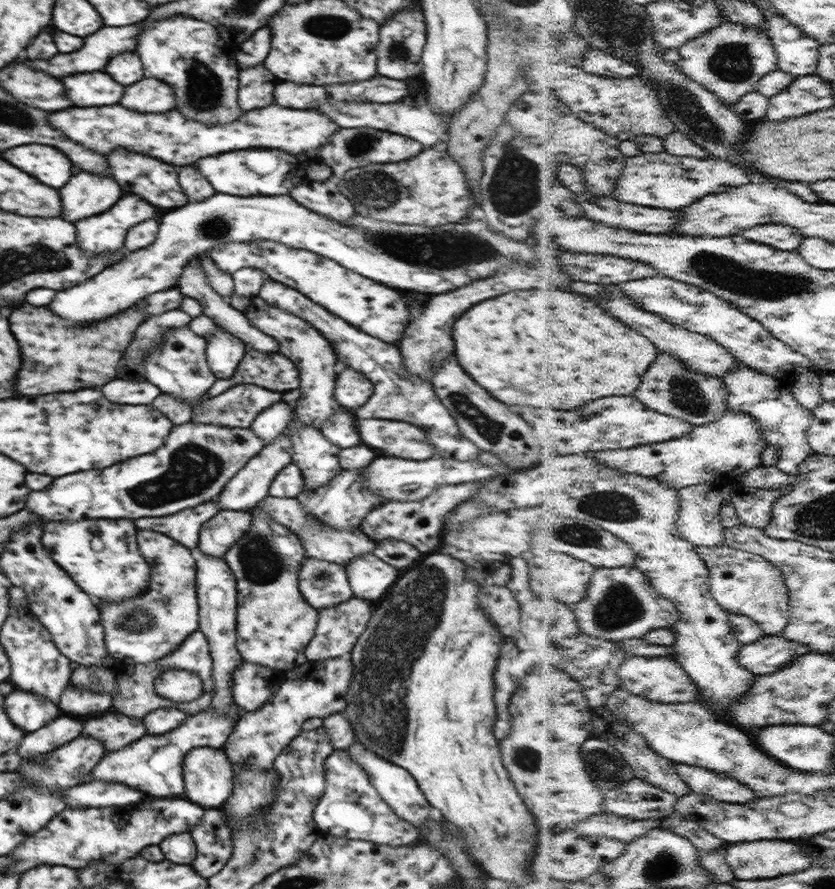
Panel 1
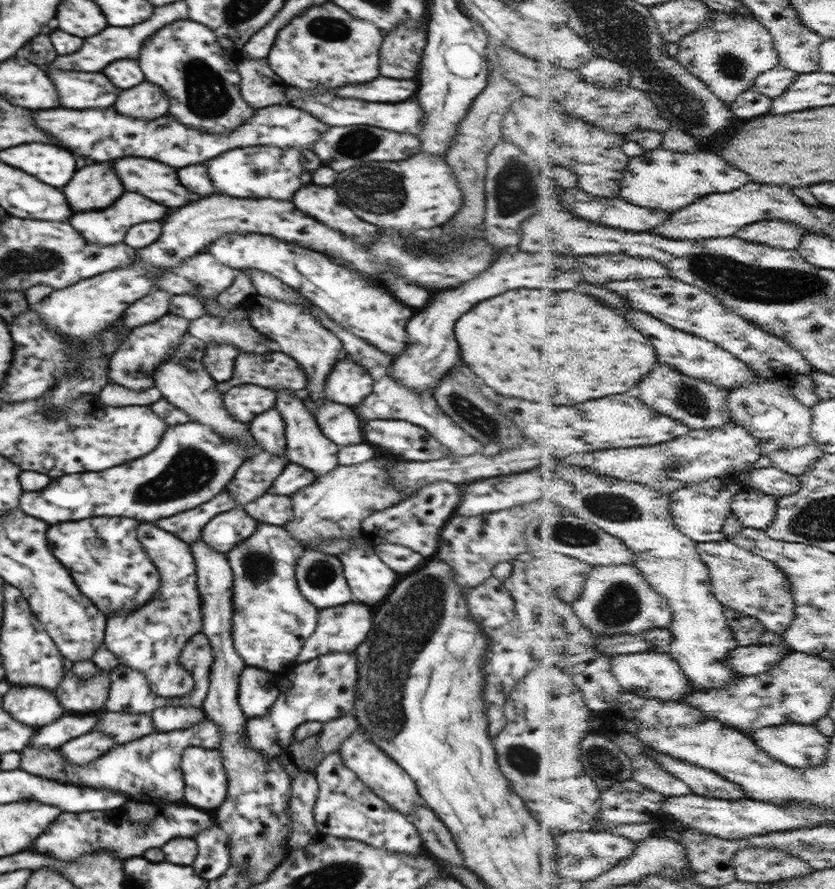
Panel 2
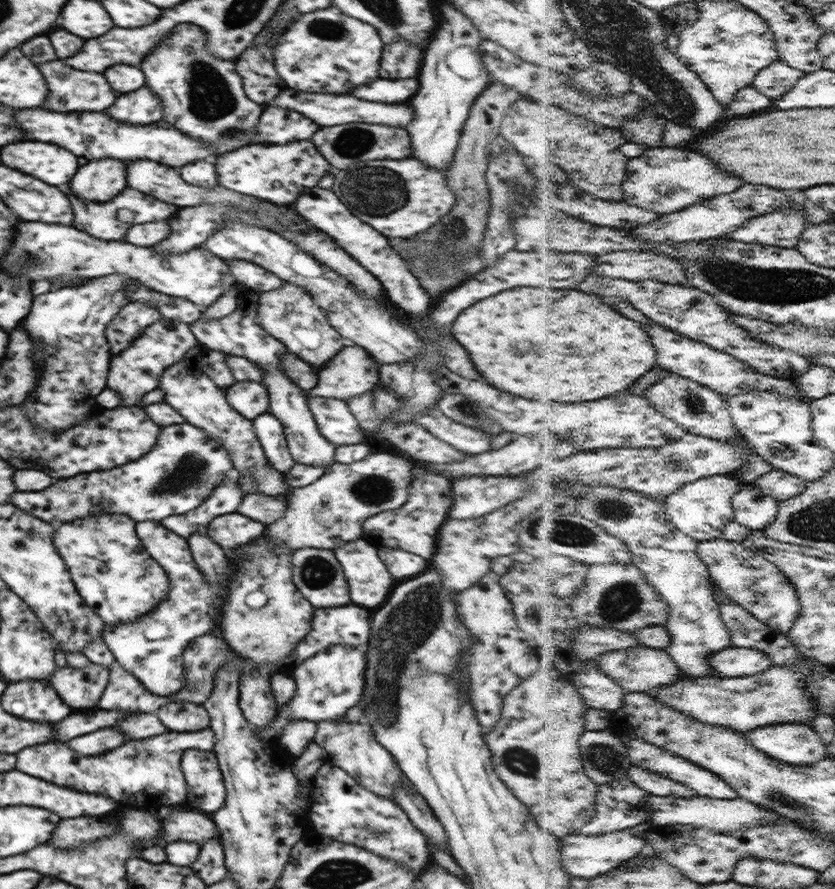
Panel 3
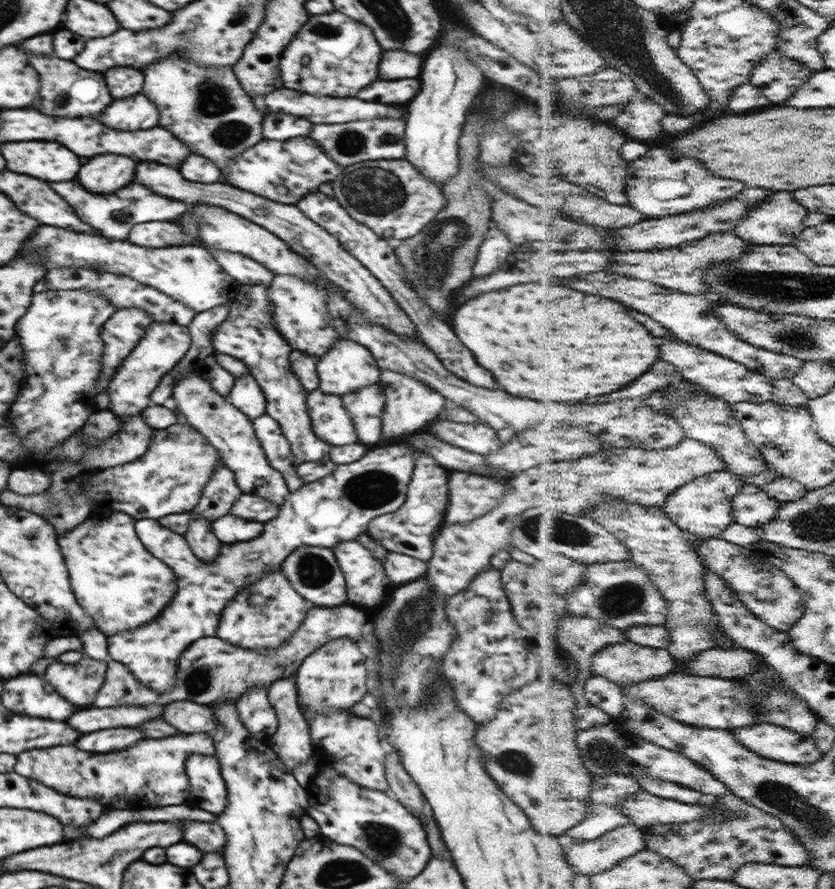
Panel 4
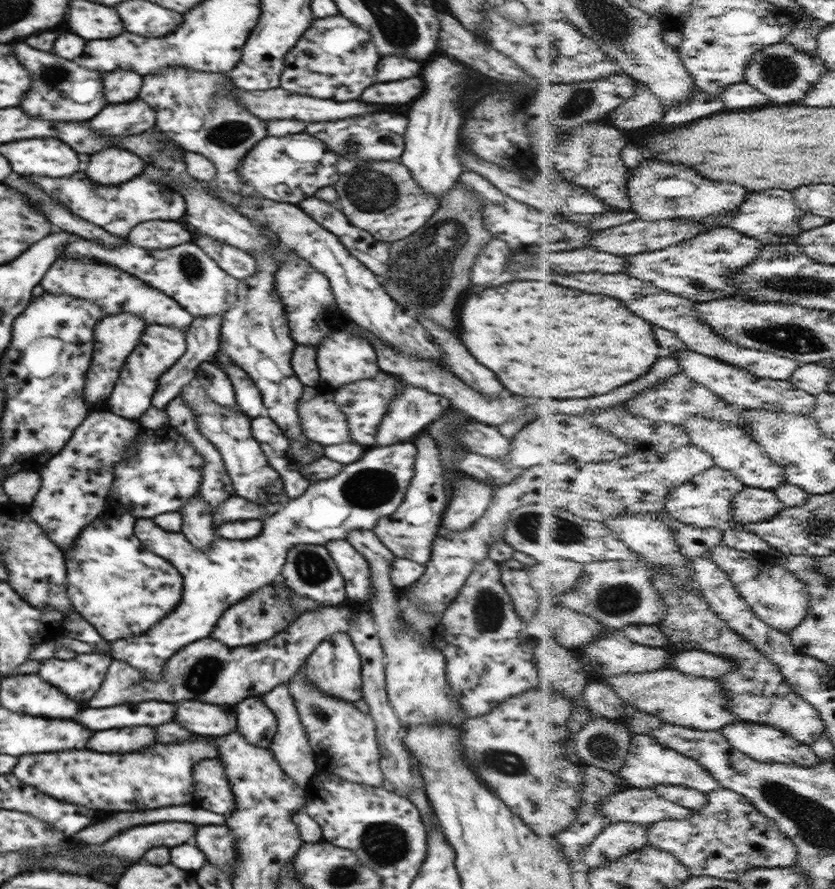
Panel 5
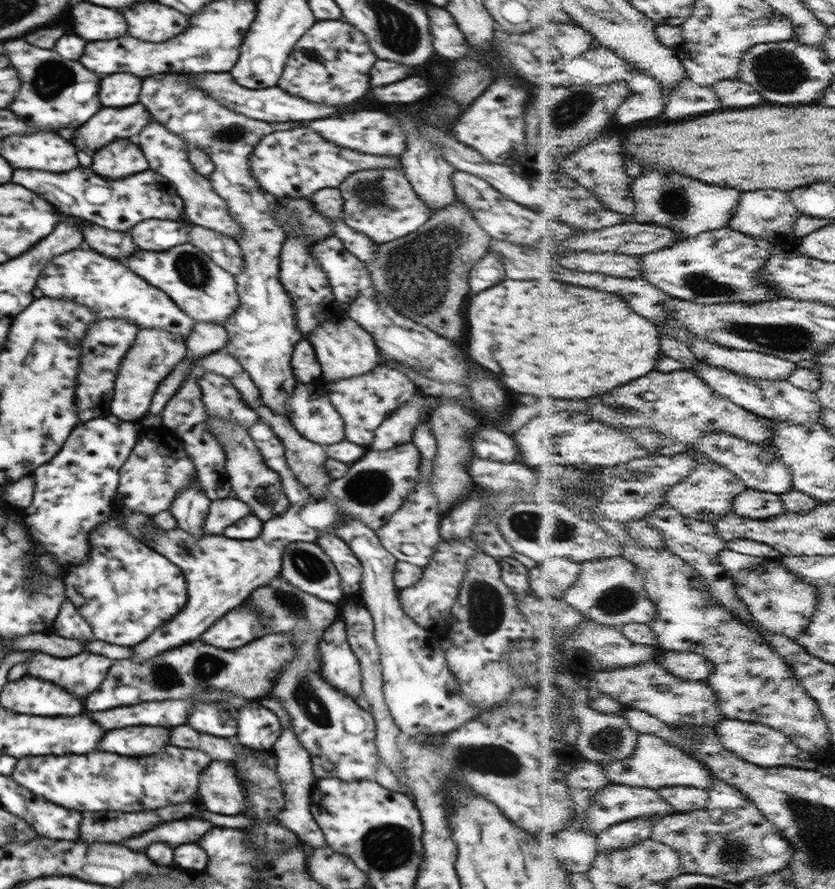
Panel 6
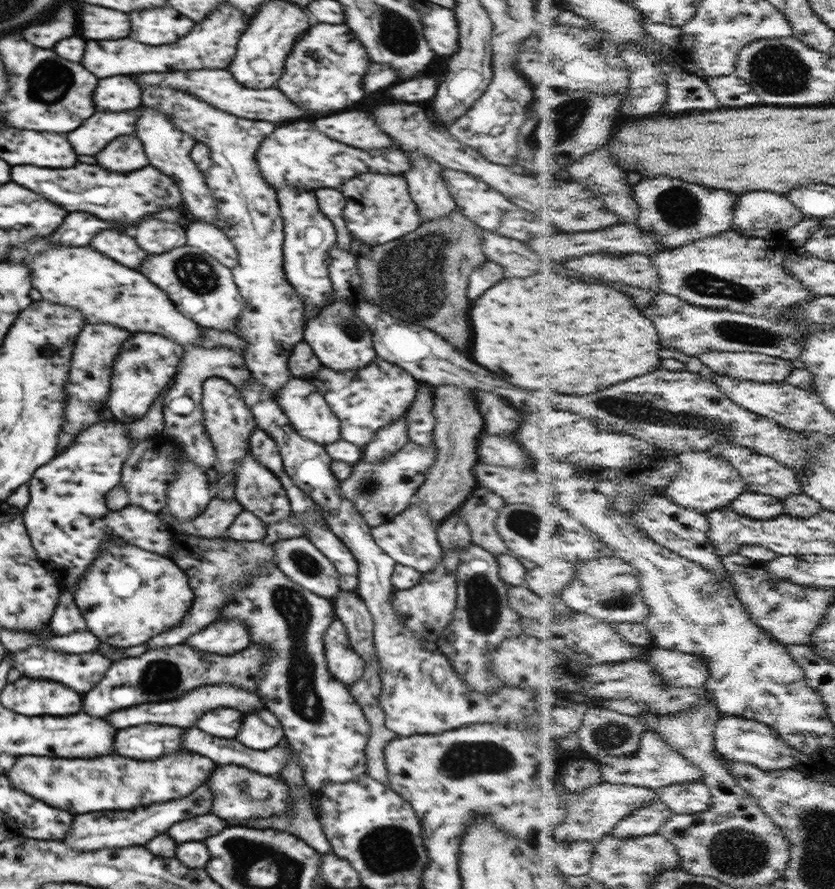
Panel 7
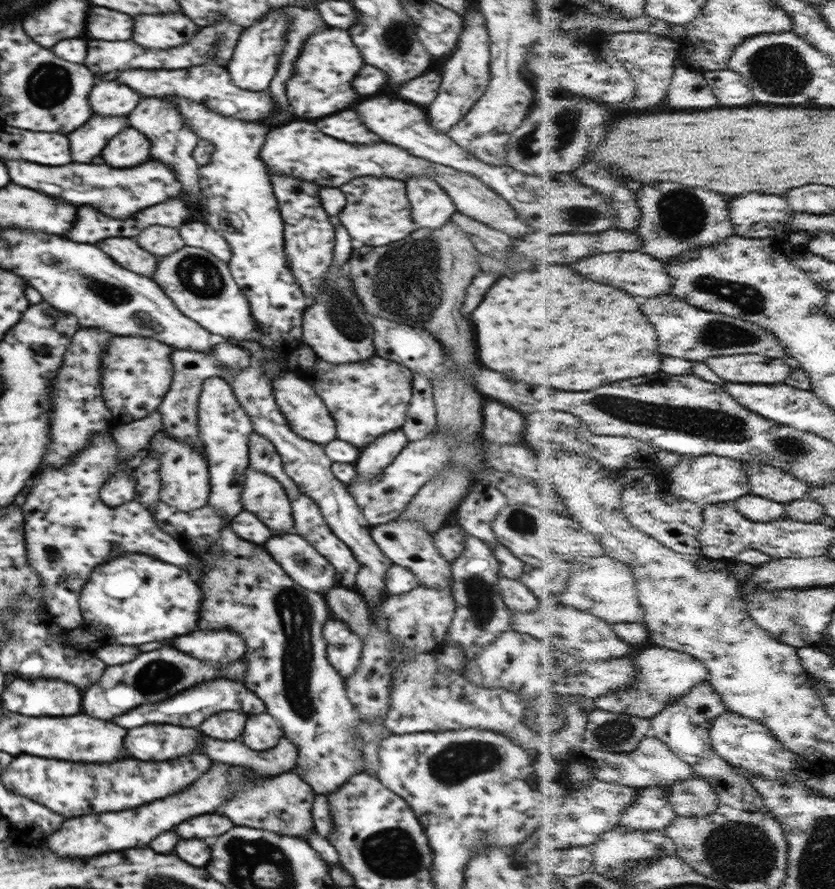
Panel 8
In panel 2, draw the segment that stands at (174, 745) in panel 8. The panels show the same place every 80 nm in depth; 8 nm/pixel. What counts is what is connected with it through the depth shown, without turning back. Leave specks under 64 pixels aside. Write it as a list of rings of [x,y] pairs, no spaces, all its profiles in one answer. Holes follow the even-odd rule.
[[[90,732],[86,736],[74,738],[62,746],[62,754],[72,764],[88,764],[108,752],[116,742],[102,732]]]

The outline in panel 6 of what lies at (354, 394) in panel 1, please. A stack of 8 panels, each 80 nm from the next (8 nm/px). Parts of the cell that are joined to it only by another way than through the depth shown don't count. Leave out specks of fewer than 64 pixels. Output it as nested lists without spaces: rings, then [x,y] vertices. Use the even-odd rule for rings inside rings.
[[[339,309],[334,311],[330,320],[316,326],[307,340],[313,346],[321,366],[321,380],[335,381],[365,375],[380,364],[380,353],[373,336]]]

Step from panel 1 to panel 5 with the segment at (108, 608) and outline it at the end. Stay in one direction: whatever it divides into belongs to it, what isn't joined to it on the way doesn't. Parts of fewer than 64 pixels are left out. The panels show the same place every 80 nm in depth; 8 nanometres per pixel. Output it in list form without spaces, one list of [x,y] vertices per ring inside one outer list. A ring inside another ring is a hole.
[[[413,441],[382,447],[376,446],[376,448],[371,446],[364,451],[360,460],[343,465],[343,470],[332,478],[314,481],[302,496],[290,498],[276,514],[264,518],[262,520],[263,527],[258,536],[249,540],[228,540],[217,536],[210,543],[206,552],[196,548],[182,531],[168,532],[160,528],[153,519],[138,520],[135,523],[135,535],[140,539],[140,542],[150,552],[155,552],[158,556],[168,560],[170,565],[174,566],[182,575],[183,598],[181,598],[180,604],[176,605],[176,610],[160,620],[156,626],[148,631],[148,634],[134,638],[121,638],[110,642],[112,658],[126,661],[140,672],[144,672],[143,675],[148,678],[159,679],[167,658],[171,658],[172,655],[176,654],[176,651],[180,651],[187,644],[208,638],[224,611],[252,594],[255,590],[259,590],[259,588],[267,586],[267,584],[271,584],[280,578],[281,569],[289,548],[296,546],[296,544],[325,546],[331,540],[345,539],[348,531],[356,529],[373,530],[378,520],[396,512],[396,509],[404,500],[407,488],[413,479],[416,455],[417,448]]]

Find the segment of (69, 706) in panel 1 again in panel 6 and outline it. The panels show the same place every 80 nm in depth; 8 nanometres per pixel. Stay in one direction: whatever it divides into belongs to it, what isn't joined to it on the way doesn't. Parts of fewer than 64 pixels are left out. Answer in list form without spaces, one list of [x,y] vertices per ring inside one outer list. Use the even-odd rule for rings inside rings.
[[[86,650],[61,659],[36,651],[25,663],[28,675],[62,686],[76,696],[88,696],[102,684],[113,660]]]

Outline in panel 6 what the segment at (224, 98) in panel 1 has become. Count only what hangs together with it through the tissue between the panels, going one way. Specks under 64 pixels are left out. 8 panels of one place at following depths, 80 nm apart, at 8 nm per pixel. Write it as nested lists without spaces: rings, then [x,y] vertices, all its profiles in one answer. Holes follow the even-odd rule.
[[[187,73],[156,74],[156,76],[146,78],[142,82],[142,92],[140,92],[139,98],[140,102],[148,108],[149,113],[160,124],[163,124],[170,132],[188,143],[189,148],[202,149],[214,163],[214,170],[209,174],[210,182],[212,182],[214,192],[226,201],[230,216],[241,228],[237,243],[242,249],[243,261],[245,262],[243,271],[235,276],[237,294],[239,296],[238,309],[228,317],[223,325],[229,338],[228,344],[224,346],[224,352],[234,356],[236,361],[250,375],[253,383],[258,387],[262,402],[267,404],[273,410],[273,413],[286,415],[290,421],[287,402],[291,397],[295,384],[298,382],[317,382],[321,380],[322,372],[313,346],[303,338],[303,334],[296,326],[296,310],[294,310],[294,304],[292,304],[288,292],[284,290],[284,285],[279,275],[281,248],[286,234],[284,229],[277,225],[277,218],[275,217],[278,200],[273,194],[266,192],[251,175],[250,154],[252,154],[256,144],[260,142],[260,138],[270,134],[272,124],[246,118],[239,112],[228,110],[226,106],[212,98],[208,92],[200,89],[200,84],[195,84],[195,77],[187,76]]]

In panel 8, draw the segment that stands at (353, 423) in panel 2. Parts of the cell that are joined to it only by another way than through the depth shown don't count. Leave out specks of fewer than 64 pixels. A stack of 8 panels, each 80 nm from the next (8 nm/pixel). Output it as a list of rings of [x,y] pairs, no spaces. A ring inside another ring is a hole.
[[[285,372],[280,378],[275,378],[271,385],[273,386],[273,395],[278,404],[279,409],[286,417],[290,429],[302,437],[304,440],[325,445],[330,440],[336,438],[336,424],[334,419],[330,416],[330,412],[326,410],[326,406],[322,404],[322,400],[314,394],[314,386],[310,382],[300,380],[300,375],[294,372]]]

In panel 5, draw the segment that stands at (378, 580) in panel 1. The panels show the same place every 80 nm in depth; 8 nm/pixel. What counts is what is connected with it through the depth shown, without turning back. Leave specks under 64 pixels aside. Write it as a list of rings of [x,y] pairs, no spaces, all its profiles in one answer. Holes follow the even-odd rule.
[[[344,538],[331,540],[325,547],[343,576],[347,598],[357,602],[358,607],[366,608],[373,590],[369,579],[370,565],[364,555]]]

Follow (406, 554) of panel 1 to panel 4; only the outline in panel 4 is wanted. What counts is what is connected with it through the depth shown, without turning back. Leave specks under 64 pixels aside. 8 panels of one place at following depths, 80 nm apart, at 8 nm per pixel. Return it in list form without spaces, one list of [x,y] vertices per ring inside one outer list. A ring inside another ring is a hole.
[[[389,552],[385,556],[383,566],[391,584],[408,584],[420,579],[427,572],[427,563],[422,559],[397,552]]]

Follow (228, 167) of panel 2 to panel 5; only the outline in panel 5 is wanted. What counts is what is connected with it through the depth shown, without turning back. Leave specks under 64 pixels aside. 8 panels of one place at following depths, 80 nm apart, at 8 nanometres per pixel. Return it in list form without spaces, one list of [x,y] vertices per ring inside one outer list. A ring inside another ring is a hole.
[[[292,134],[284,138],[266,136],[252,148],[252,152],[248,152],[240,166],[240,174],[262,197],[297,205],[301,200],[314,196],[320,188],[334,186],[342,174],[362,164],[362,160],[350,160],[330,152],[322,140],[308,134]]]

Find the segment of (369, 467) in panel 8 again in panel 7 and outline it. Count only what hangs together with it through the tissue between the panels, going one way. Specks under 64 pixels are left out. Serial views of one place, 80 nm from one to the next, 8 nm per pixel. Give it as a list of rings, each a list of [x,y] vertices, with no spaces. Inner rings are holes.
[[[407,413],[403,414],[398,421],[386,426],[363,447],[361,460],[364,462],[380,462],[398,452],[409,440]]]

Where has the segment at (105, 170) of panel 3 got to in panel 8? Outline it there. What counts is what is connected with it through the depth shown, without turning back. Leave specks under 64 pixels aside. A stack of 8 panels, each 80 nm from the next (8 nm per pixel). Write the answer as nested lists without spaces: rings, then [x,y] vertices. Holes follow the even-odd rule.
[[[128,127],[108,142],[102,156],[112,168],[132,168],[150,158],[150,144],[144,134]]]

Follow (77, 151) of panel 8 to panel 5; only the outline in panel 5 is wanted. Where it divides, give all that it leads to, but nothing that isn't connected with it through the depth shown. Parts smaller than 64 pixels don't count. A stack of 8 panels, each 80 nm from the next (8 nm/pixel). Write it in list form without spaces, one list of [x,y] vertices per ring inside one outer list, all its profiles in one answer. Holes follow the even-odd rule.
[[[140,100],[128,104],[108,104],[90,120],[90,128],[102,136],[132,136],[155,128],[156,111]]]

